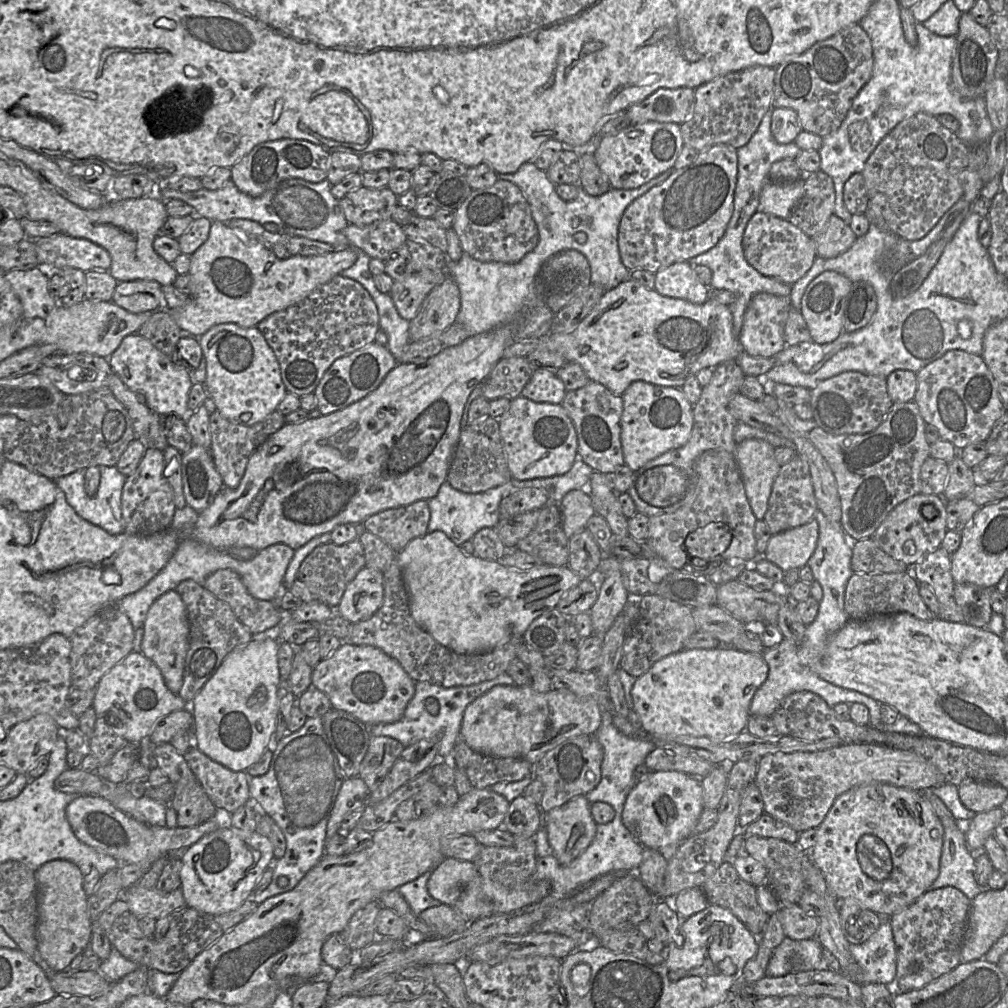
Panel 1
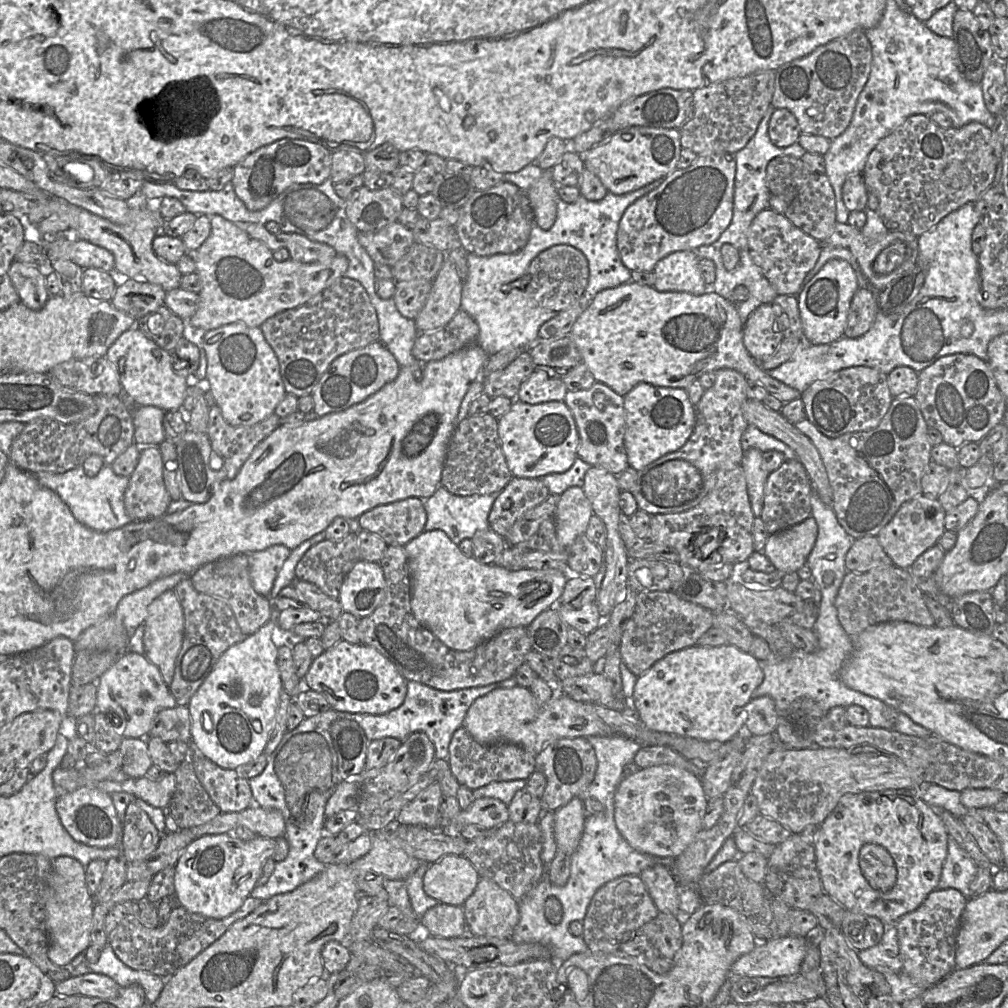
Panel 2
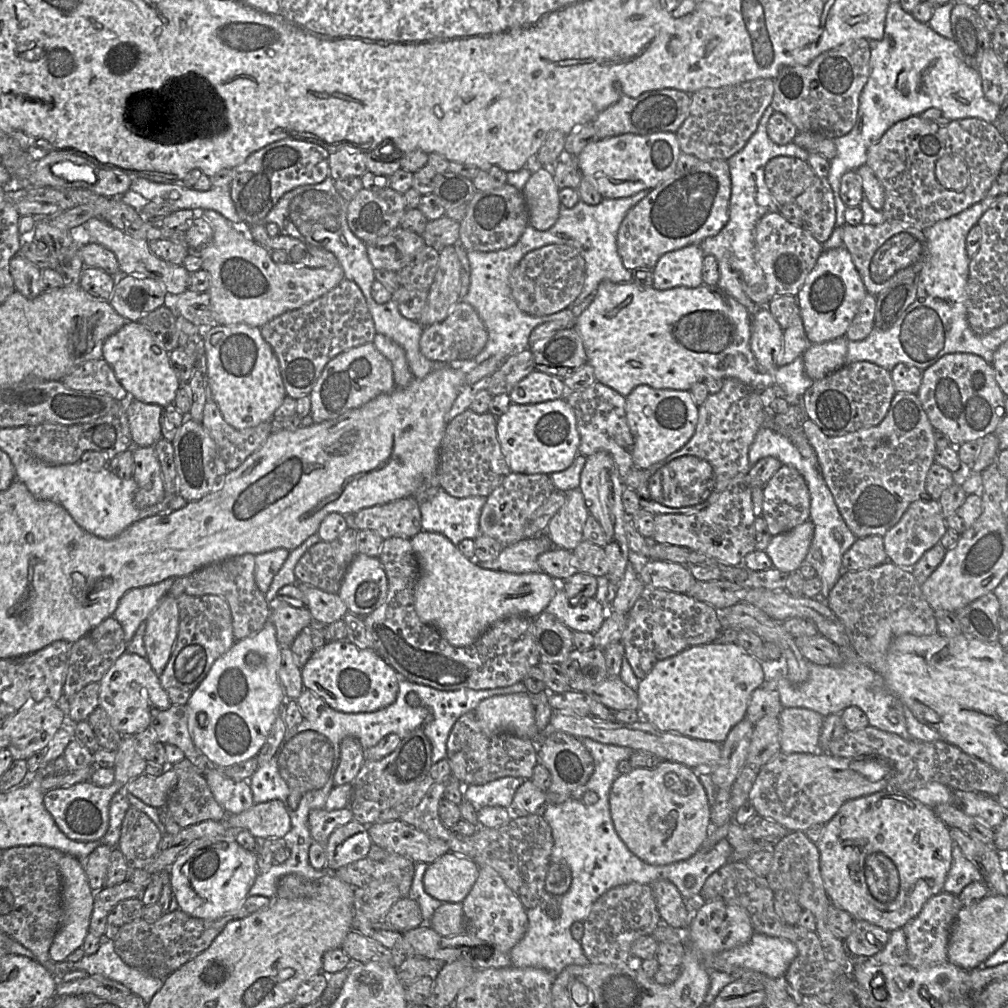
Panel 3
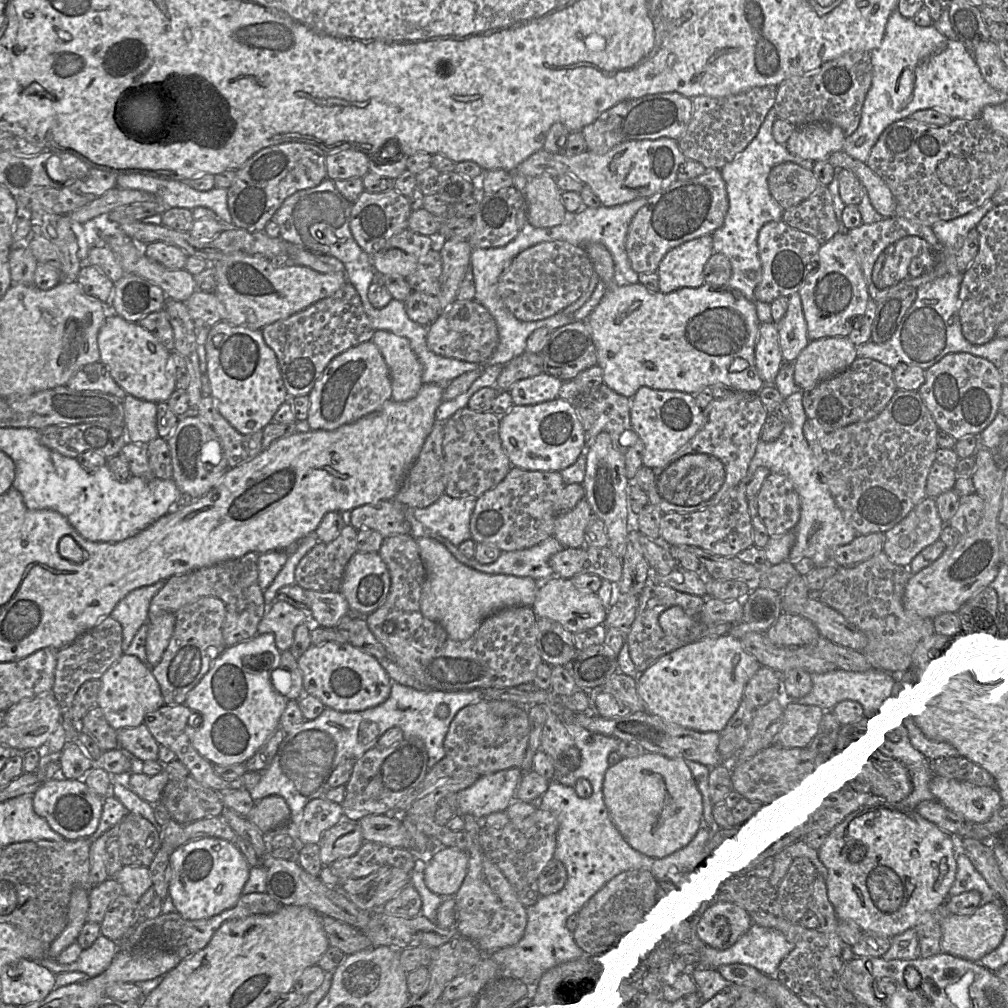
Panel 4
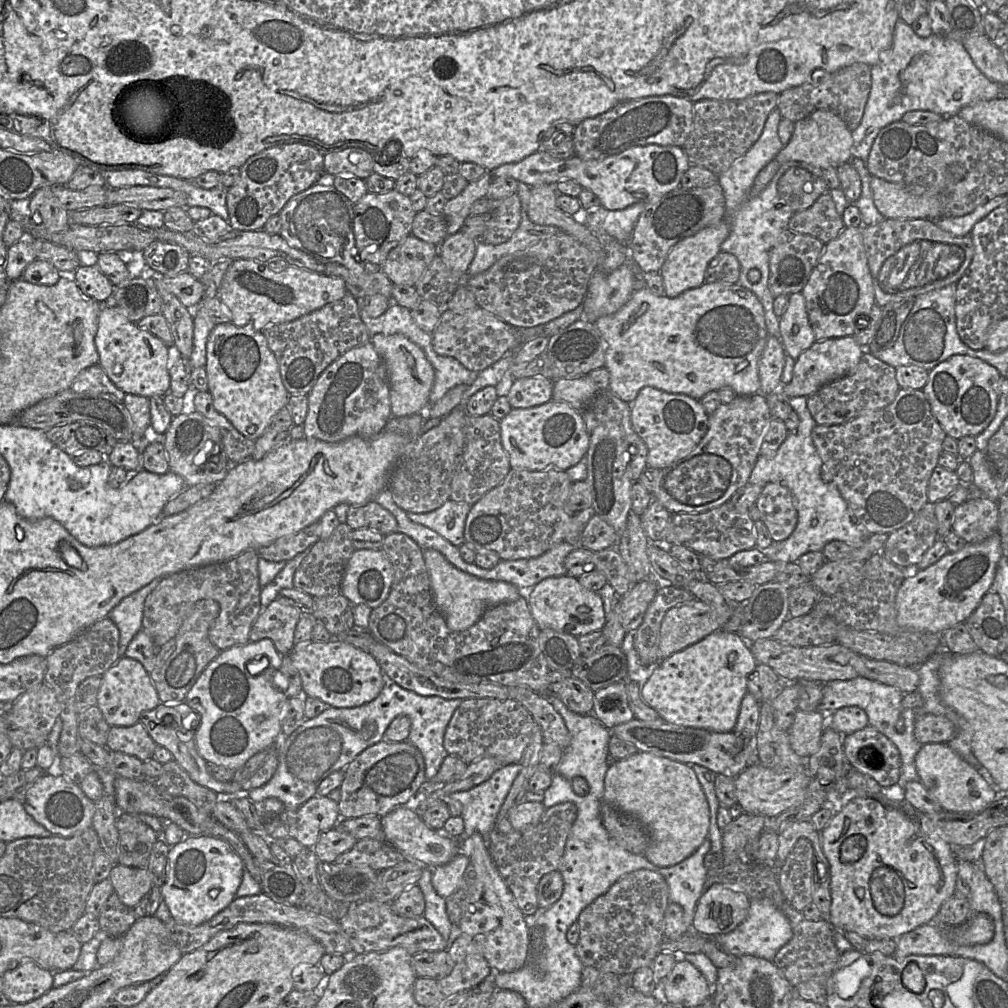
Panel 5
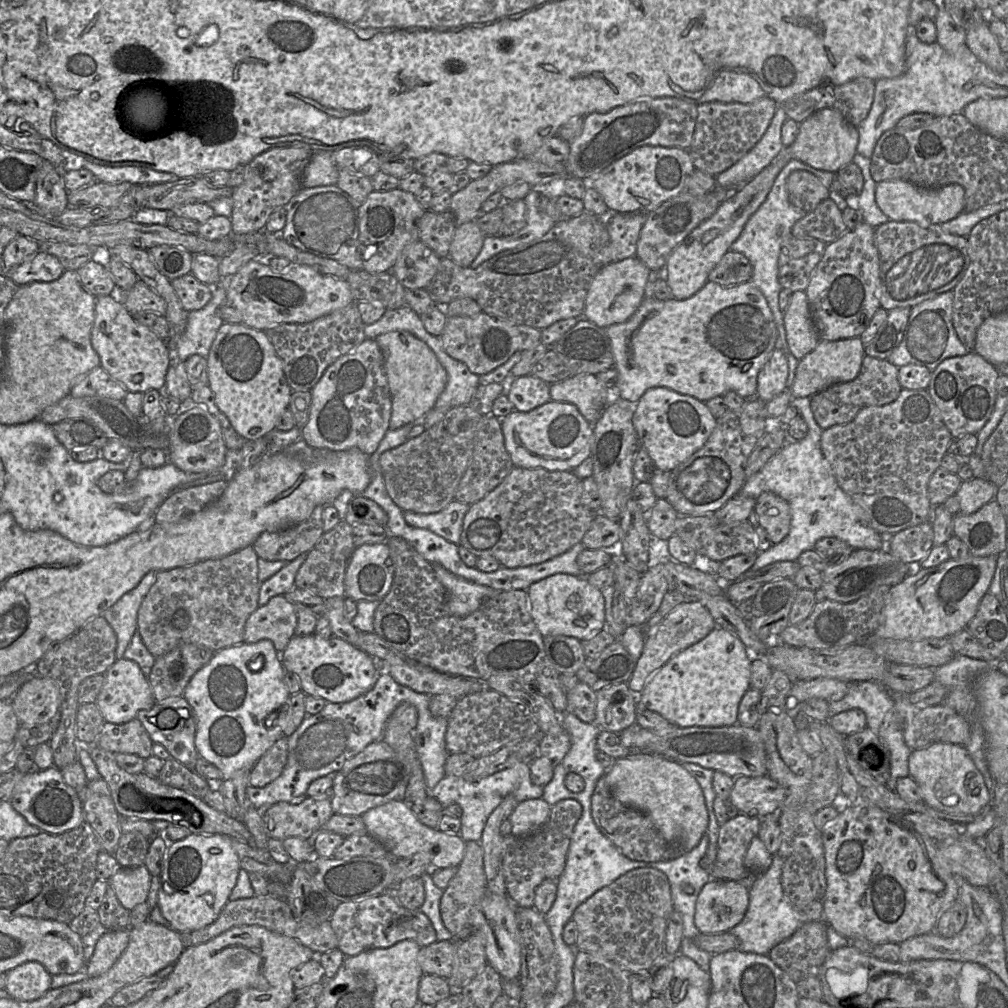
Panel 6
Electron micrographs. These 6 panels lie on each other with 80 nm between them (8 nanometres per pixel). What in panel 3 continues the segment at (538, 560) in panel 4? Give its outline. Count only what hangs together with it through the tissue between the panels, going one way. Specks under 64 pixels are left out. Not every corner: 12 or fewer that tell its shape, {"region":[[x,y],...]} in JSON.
{"region":[[544,533],[503,546],[480,567],[515,574],[542,572],[540,554],[555,548]]}

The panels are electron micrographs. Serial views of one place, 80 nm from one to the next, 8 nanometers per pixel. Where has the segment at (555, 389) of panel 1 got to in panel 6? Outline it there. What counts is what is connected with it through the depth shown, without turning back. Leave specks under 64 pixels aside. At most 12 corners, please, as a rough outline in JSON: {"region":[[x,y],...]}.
{"region":[[532,375],[514,379],[506,395],[529,412],[551,400],[550,384]]}

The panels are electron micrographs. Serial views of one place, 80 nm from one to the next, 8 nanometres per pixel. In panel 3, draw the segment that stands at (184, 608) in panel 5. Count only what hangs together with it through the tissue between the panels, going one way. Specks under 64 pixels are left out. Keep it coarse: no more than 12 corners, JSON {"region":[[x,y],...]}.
{"region":[[247,553],[175,578],[167,594],[218,595],[233,635],[258,633],[270,602]]}

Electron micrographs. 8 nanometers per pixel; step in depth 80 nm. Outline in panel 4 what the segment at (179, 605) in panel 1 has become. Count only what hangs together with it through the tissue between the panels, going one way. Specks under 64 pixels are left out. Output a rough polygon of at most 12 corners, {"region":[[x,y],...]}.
{"region":[[175,613],[149,618],[146,653],[157,665],[175,627]]}

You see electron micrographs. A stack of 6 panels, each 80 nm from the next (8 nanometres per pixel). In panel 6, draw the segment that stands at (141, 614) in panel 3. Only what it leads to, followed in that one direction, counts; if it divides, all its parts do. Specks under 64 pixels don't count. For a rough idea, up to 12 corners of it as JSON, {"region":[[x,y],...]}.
{"region":[[149,571],[103,616],[121,659],[137,631],[138,610],[156,581]]}

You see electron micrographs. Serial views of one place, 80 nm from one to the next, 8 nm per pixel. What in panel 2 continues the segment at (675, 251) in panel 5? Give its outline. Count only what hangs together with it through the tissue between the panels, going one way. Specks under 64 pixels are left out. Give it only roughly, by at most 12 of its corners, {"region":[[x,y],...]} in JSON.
{"region":[[693,250],[667,255],[653,270],[661,292],[704,294]]}

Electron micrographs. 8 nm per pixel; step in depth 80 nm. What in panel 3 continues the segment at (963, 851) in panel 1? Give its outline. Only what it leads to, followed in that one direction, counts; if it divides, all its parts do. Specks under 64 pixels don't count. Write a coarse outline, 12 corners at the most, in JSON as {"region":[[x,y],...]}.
{"region":[[953,841],[952,863],[943,890],[958,895],[979,870]]}

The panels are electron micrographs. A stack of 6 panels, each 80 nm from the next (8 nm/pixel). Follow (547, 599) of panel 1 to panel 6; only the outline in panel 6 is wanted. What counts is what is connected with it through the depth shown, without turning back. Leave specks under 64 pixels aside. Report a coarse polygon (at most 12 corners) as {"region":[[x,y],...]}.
{"region":[[440,564],[436,577],[447,609],[468,616],[502,592],[459,577]]}

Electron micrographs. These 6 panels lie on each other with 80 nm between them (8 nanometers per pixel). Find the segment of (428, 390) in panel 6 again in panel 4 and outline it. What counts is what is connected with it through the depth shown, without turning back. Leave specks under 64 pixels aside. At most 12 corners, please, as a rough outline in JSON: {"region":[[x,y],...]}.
{"region":[[385,330],[371,341],[389,369],[391,399],[414,398],[422,364],[409,341]]}

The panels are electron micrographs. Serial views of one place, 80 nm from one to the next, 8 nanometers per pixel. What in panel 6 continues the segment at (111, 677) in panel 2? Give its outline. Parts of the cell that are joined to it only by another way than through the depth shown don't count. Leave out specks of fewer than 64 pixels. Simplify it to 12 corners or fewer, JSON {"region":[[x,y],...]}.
{"region":[[116,659],[95,703],[106,722],[127,723],[156,703],[135,661]]}

